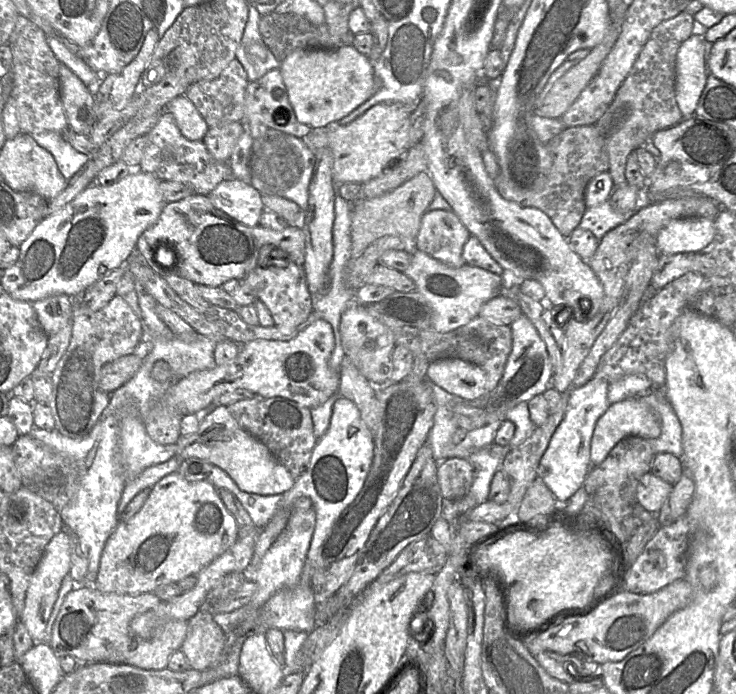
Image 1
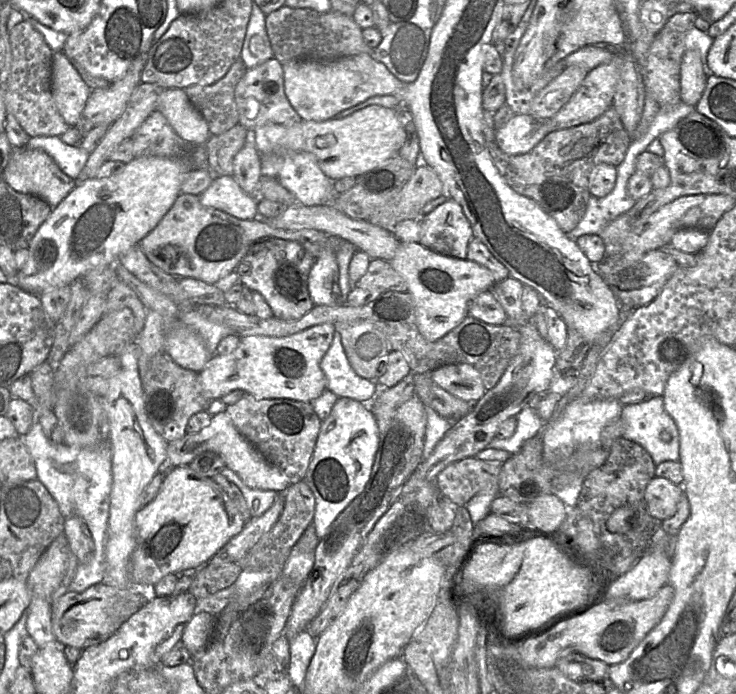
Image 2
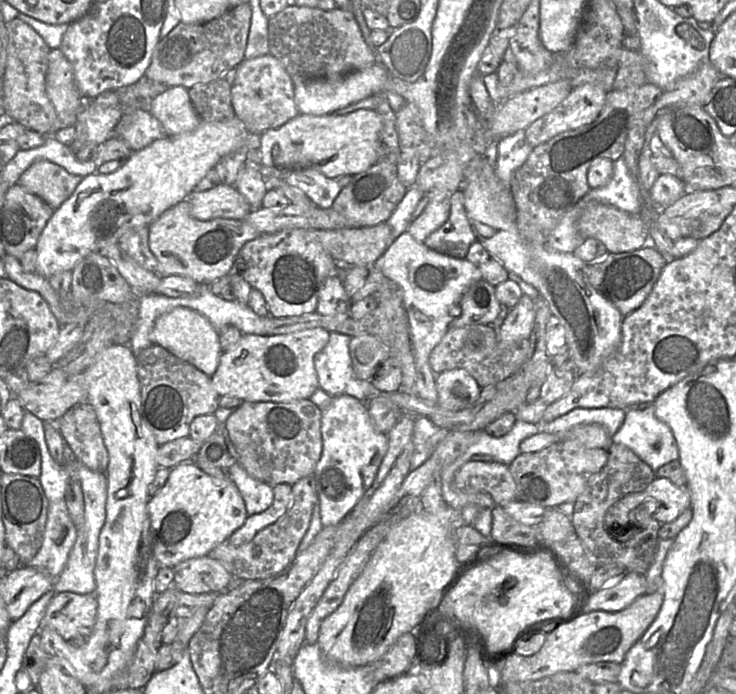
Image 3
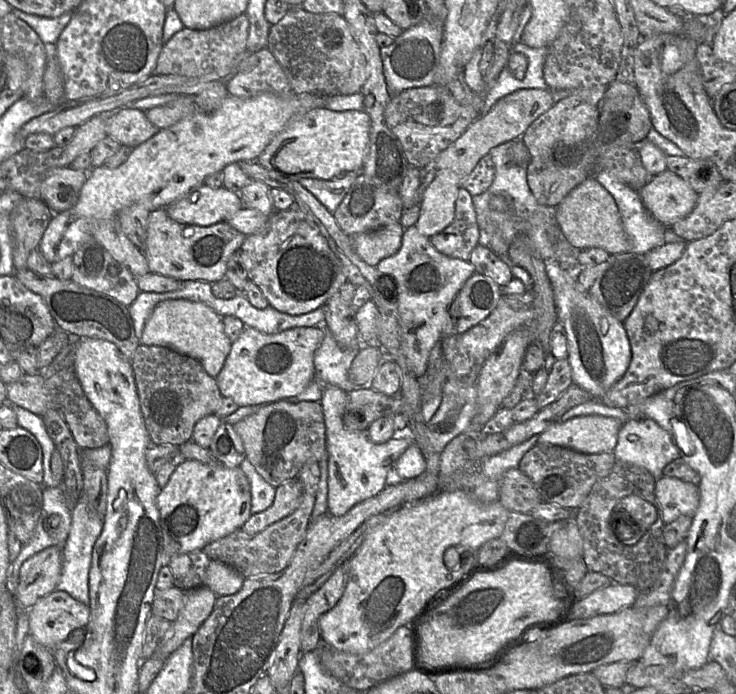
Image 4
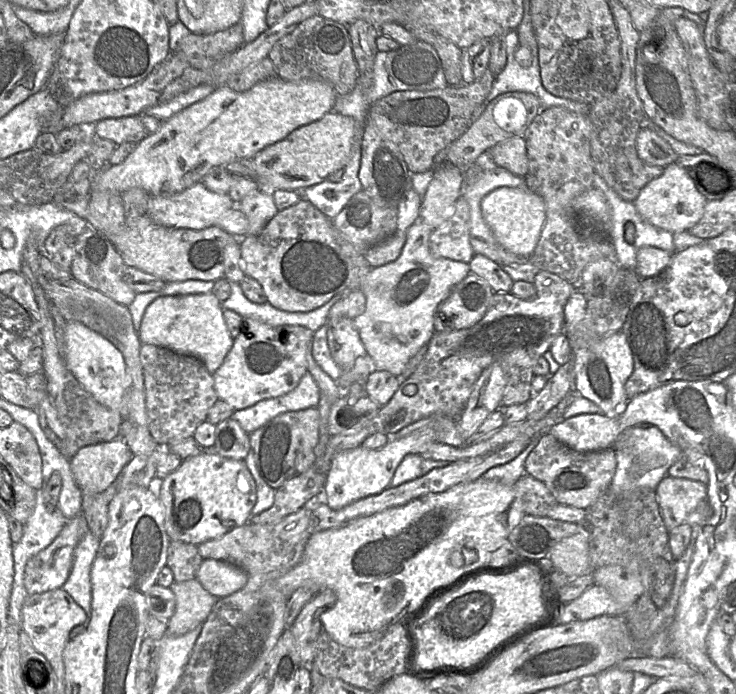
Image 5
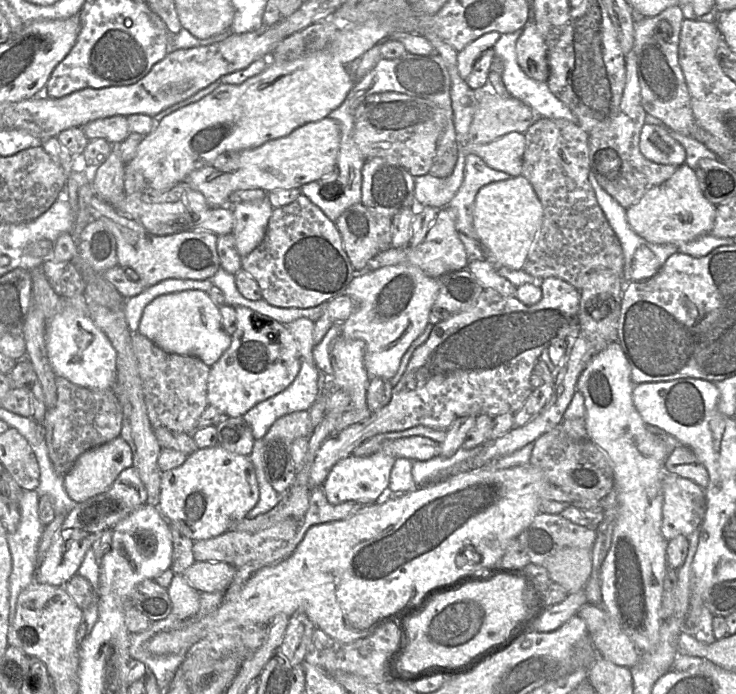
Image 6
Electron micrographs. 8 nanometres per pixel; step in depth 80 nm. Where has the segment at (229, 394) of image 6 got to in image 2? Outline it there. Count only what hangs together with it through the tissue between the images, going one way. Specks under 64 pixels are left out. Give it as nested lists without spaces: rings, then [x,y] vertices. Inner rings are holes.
[[[324,323],[285,337],[247,336],[240,338],[238,347],[227,355],[215,354],[199,374],[202,394],[211,402],[234,390],[242,390],[256,399],[290,399],[311,402],[325,390],[326,378],[321,370],[320,362],[330,348],[335,326]]]

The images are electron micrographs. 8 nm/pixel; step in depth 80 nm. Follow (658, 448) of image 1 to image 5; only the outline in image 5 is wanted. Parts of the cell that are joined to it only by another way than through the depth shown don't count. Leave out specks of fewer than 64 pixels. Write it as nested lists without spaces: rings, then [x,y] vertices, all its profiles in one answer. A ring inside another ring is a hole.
[[[644,423],[628,428],[626,448],[616,452],[617,469],[610,484],[612,495],[624,496],[626,499],[633,499],[631,492],[637,489],[656,489],[658,483],[667,475],[670,466],[680,457],[681,450],[656,426]]]

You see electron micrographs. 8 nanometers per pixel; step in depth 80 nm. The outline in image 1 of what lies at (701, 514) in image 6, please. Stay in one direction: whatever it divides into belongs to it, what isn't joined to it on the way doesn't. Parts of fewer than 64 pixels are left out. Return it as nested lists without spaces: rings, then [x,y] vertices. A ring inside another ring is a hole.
[[[651,471],[645,473],[637,486],[639,503],[652,514],[657,514],[668,498],[673,485],[655,476]]]

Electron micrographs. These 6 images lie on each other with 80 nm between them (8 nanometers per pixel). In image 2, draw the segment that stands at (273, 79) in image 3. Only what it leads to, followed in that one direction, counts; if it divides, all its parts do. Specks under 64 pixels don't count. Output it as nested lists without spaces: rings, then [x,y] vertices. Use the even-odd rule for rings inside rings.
[[[275,58],[247,69],[236,85],[234,96],[239,114],[238,123],[247,131],[265,124],[293,125],[302,120],[287,98],[283,65]]]

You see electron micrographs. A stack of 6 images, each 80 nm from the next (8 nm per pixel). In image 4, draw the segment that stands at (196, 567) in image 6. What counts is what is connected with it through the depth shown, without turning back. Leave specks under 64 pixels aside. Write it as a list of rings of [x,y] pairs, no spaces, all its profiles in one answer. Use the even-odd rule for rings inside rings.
[[[211,560],[205,577],[204,586],[217,596],[227,596],[238,592],[245,578],[231,566],[217,560]]]

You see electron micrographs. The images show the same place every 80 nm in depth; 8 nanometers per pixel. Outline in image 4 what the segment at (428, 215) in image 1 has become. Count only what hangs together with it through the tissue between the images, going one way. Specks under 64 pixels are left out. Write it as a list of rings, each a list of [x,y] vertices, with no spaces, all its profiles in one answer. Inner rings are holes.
[[[461,187],[455,202],[453,221],[430,237],[430,242],[436,250],[448,257],[469,260],[473,249],[479,244],[479,238],[480,229],[472,196]]]

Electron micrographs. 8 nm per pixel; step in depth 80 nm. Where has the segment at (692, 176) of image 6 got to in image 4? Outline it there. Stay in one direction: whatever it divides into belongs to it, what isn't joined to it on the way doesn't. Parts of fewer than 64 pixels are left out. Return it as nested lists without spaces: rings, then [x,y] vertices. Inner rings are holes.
[[[664,170],[640,190],[646,211],[666,227],[686,217],[694,209],[698,193],[680,176]]]

